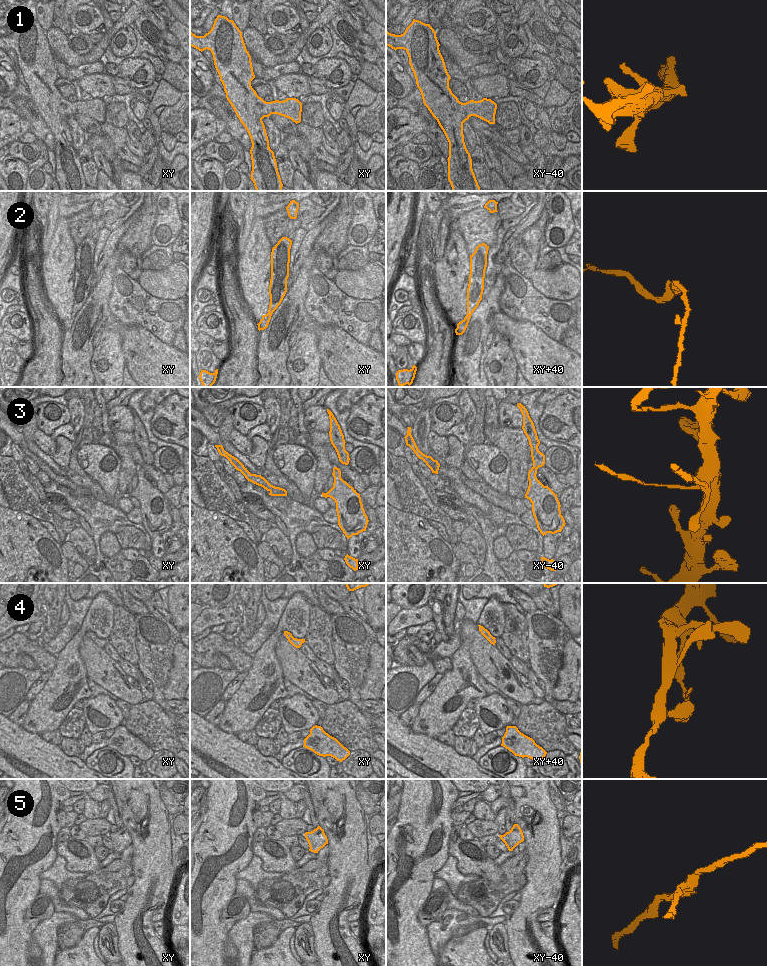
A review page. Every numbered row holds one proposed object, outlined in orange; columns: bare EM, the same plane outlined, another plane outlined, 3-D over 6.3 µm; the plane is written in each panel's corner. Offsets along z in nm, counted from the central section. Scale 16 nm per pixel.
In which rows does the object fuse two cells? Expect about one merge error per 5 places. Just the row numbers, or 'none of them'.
3

